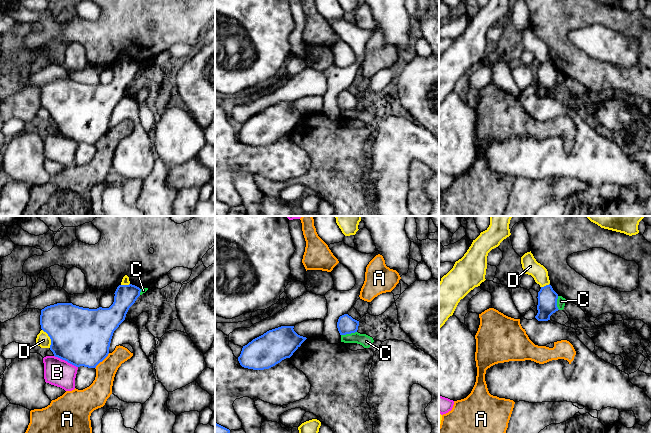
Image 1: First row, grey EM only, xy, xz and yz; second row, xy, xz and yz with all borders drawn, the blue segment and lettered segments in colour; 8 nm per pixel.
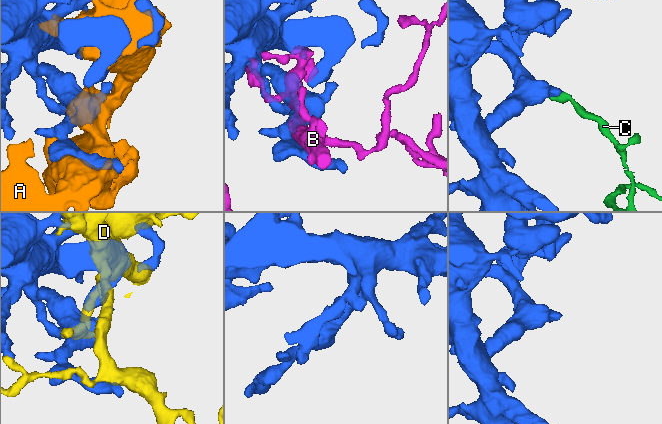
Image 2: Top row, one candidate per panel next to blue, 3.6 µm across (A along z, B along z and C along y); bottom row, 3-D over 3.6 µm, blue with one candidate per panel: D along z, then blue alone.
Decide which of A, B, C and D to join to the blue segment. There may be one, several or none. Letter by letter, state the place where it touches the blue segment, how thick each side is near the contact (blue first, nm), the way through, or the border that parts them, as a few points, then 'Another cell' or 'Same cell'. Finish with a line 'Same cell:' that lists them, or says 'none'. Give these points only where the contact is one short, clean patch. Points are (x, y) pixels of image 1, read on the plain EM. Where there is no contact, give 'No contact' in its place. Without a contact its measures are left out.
A: Touches blue at xy (101, 137). Thickness 460 nm (blue) against 180 nm. Another cell
B: Touches blue at xy (66, 136). Thickness 460 nm (blue) against 220 nm. Another cell
C: Touches blue at xz (348, 109). Thickness 150 nm (blue) against 100 nm. Boundary: xz (356, 107), (341, 111). Another cell
D: Touches blue at xy (50, 114). Thickness 460 nm (blue) against 110 nm. Another cell
Same cell: none

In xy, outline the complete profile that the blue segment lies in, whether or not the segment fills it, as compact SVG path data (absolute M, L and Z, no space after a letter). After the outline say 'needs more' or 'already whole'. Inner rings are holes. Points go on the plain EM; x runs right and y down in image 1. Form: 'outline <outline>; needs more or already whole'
outline M119 61L114 78L109 84L83 84L72 79L57 79L41 86L41 105L51 115L50 126L55 133L80 143L96 144L109 130L114 107L125 96L129 84L140 72L141 65L135 61Z; already whole

